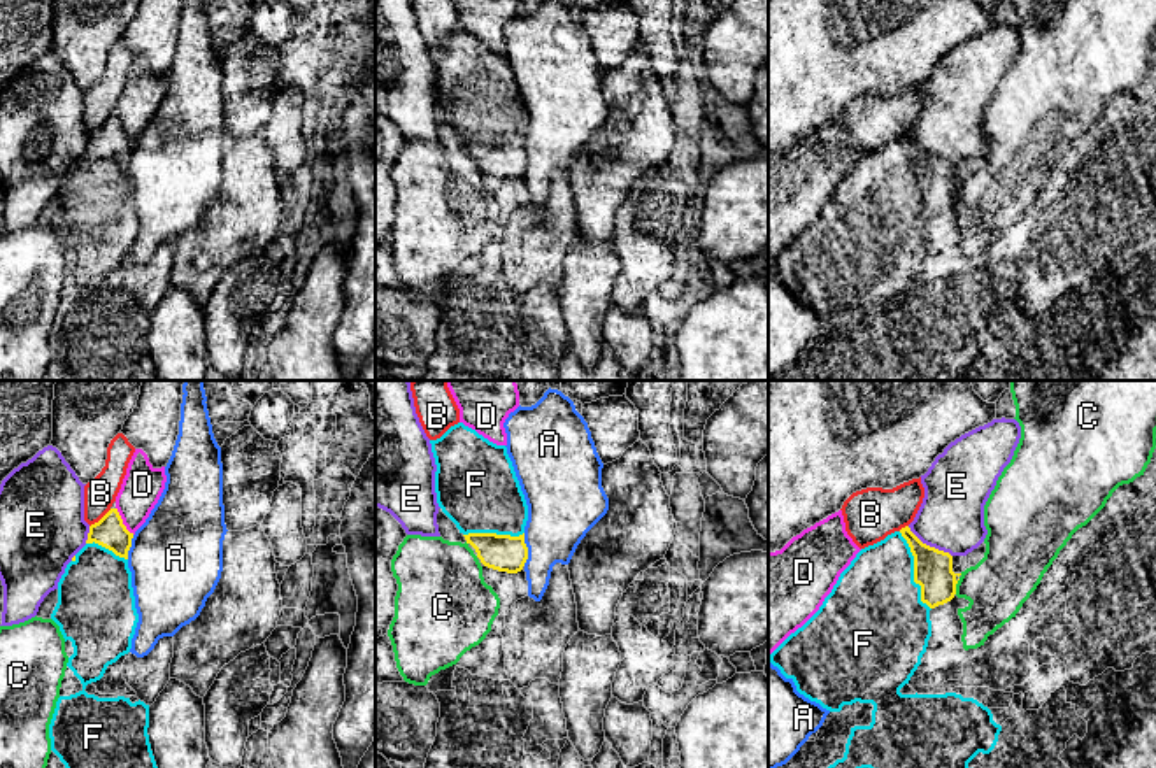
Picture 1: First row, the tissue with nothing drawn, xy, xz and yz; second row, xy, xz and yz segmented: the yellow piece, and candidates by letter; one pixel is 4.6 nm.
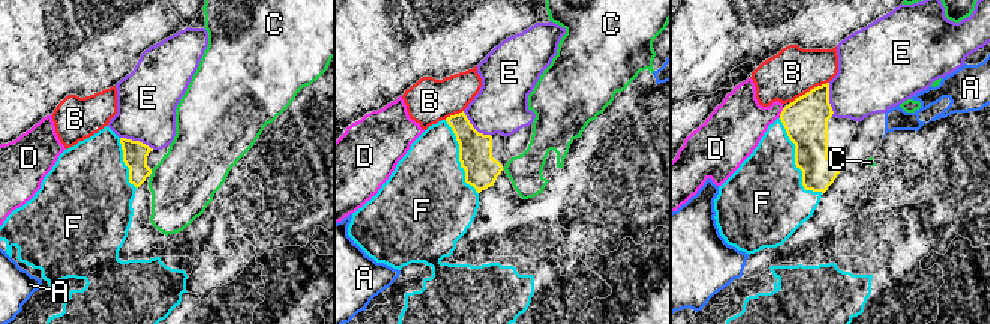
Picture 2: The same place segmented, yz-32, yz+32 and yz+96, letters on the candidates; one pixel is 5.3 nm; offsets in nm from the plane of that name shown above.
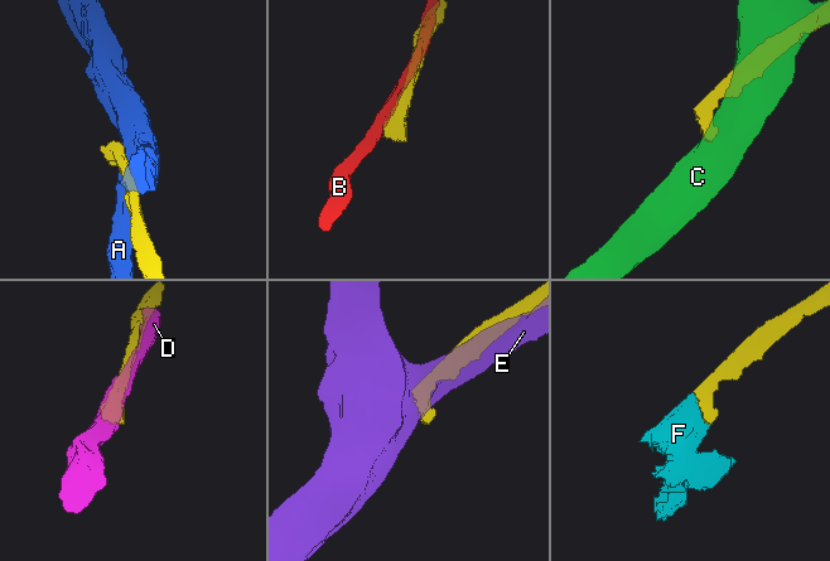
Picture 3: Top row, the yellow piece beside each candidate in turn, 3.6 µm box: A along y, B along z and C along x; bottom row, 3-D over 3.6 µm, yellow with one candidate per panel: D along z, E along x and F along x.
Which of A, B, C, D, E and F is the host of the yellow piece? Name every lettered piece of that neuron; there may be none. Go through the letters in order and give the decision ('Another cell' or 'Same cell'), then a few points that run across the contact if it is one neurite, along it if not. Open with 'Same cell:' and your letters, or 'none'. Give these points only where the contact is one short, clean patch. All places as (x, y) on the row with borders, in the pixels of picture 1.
Same cell: F
A: Another cell
B: Another cell
C: Another cell
D: Another cell
E: Another cell
F: Same cell

